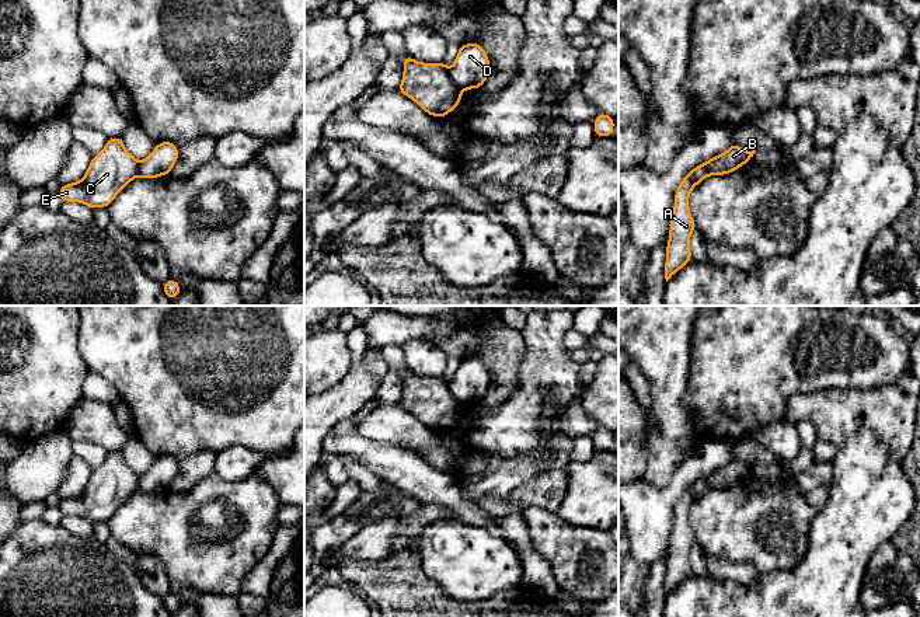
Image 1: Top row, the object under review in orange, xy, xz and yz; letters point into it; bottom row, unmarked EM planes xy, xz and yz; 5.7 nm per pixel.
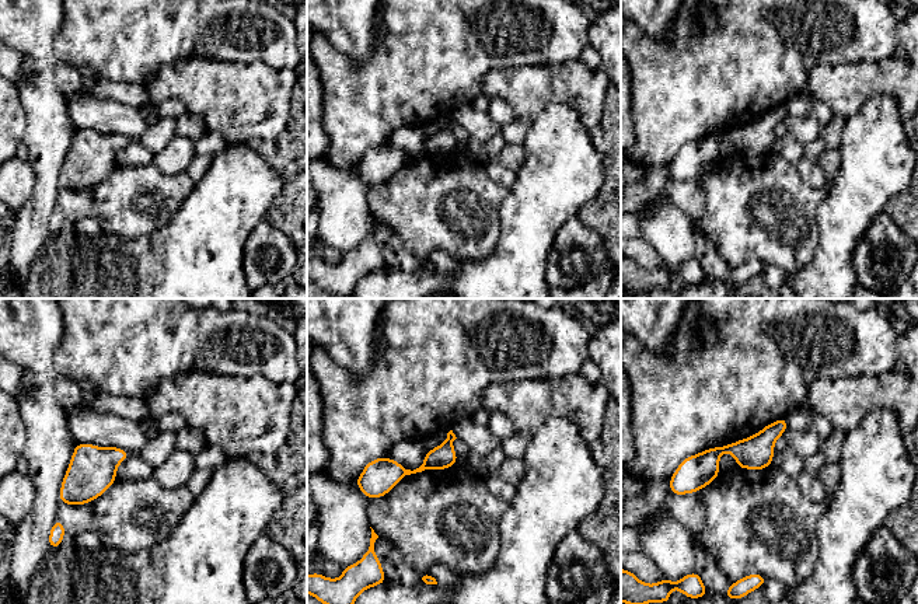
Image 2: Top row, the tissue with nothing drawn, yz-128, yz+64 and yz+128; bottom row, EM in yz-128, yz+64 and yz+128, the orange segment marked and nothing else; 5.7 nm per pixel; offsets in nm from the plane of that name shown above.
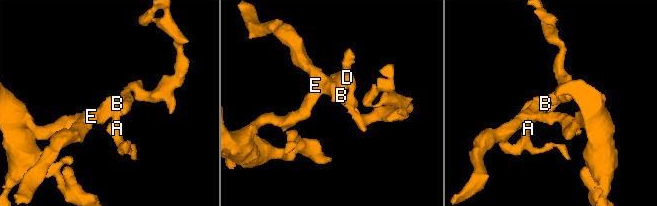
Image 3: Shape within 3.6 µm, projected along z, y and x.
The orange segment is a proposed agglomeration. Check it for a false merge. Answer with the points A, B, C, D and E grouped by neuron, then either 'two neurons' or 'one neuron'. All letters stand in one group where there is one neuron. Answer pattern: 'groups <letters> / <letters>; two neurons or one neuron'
groups A B C E / D; two neurons

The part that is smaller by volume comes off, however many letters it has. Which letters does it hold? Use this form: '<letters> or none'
A, B, C, E

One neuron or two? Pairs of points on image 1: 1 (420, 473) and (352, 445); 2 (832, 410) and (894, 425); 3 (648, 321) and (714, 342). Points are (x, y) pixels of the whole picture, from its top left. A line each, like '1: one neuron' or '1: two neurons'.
1: one neuron
2: one neuron
3: two neurons

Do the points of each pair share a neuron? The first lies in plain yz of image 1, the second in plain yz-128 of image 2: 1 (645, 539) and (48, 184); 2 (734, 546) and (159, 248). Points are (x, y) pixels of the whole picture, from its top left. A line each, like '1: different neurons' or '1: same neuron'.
1: different neurons
2: different neurons

